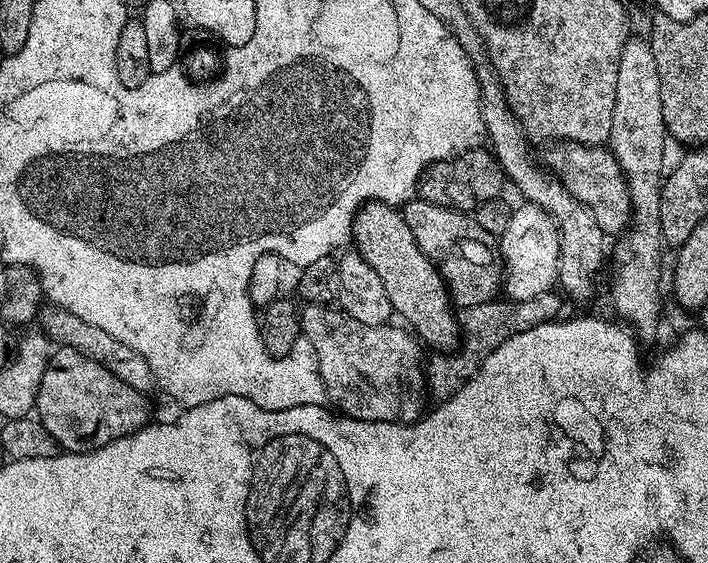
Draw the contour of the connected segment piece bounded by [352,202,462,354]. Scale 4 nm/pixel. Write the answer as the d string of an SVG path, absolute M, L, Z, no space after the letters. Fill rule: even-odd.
M362 204L352 221L352 240L355 251L360 253L363 260L370 262L370 266L374 266L374 274L382 278L382 286L386 290L386 298L390 298L393 313L401 316L405 320L403 323L425 345L428 343L436 348L432 350L440 354L451 353L462 333L457 313L450 303L448 285L440 275L439 267L421 250L414 234L410 234L403 211L390 204Z

